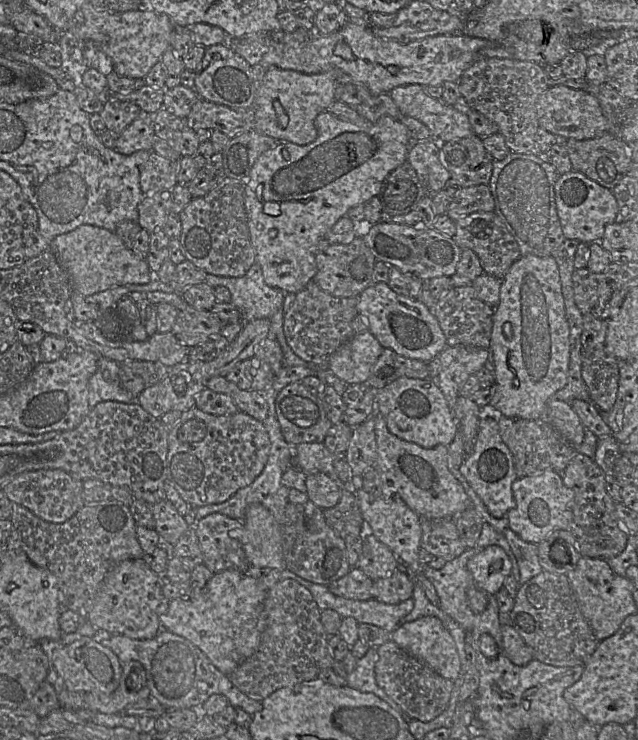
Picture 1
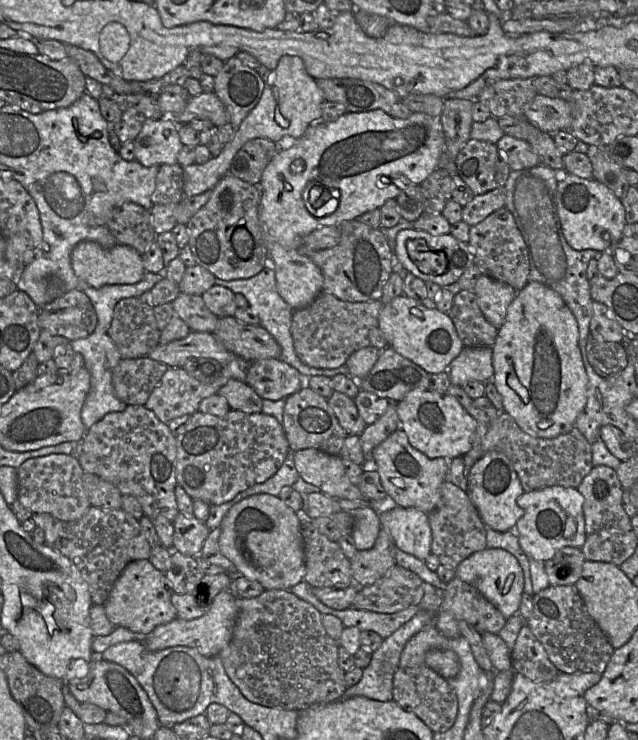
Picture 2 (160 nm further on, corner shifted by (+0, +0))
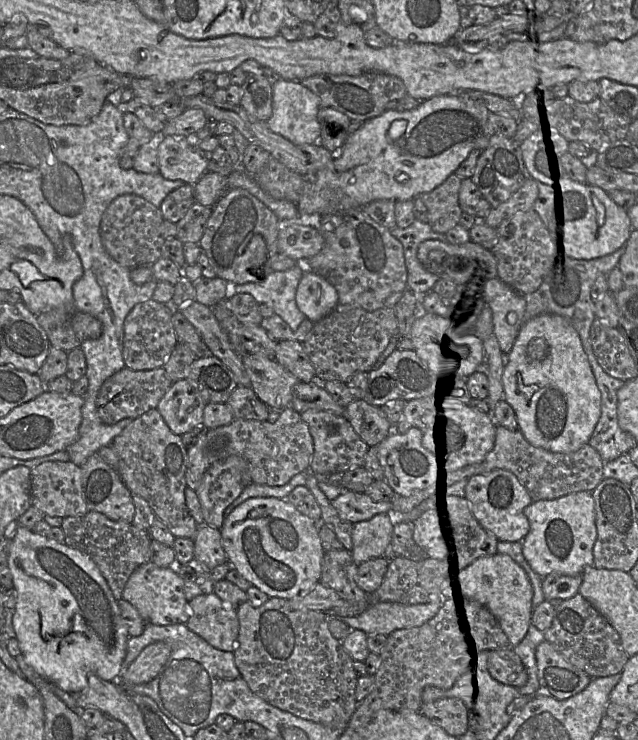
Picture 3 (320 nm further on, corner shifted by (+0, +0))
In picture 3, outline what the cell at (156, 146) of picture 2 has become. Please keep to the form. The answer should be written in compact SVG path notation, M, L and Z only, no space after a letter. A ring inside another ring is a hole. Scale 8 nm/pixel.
M164 136L157 147L159 174L169 180L194 185L208 171L210 153L193 145L192 139Z

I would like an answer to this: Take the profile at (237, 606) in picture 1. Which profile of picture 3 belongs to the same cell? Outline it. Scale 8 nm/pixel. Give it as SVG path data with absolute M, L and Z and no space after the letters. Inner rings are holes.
M165 642L146 646L126 671L121 672L122 682L139 685L152 681L166 663L170 647Z

